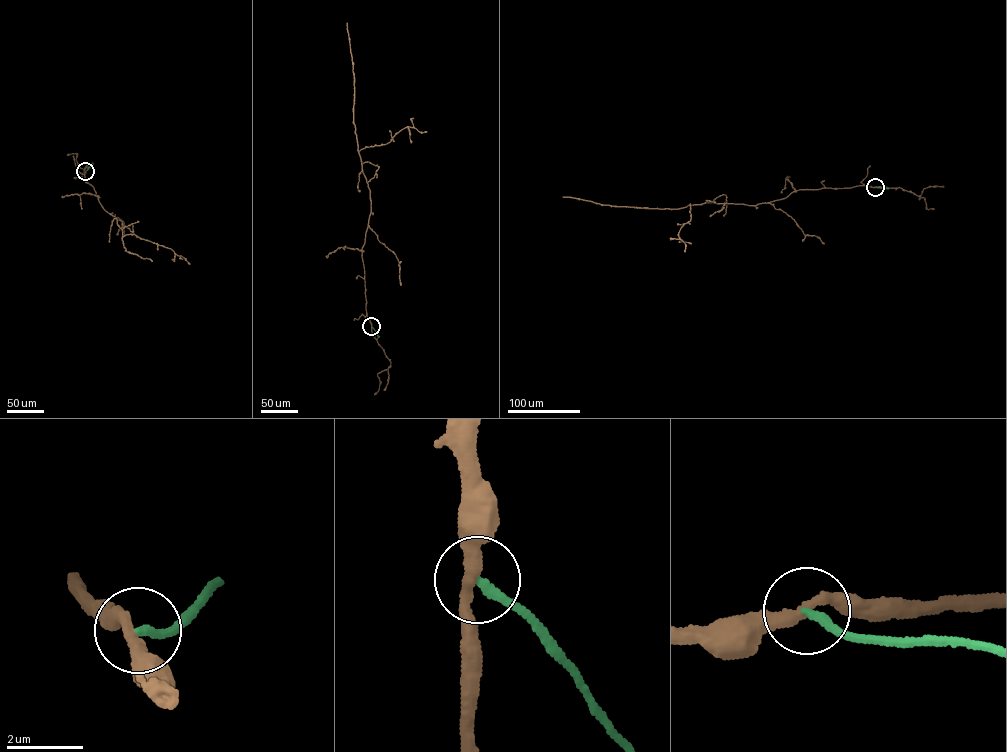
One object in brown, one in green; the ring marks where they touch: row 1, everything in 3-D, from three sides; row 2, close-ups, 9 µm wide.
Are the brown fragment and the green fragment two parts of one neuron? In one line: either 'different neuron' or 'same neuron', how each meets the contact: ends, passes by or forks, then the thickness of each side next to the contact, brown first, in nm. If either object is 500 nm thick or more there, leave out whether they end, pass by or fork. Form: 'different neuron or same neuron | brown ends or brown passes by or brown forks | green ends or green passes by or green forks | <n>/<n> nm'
different neuron | brown passes by | green ends | 300/240 nm

